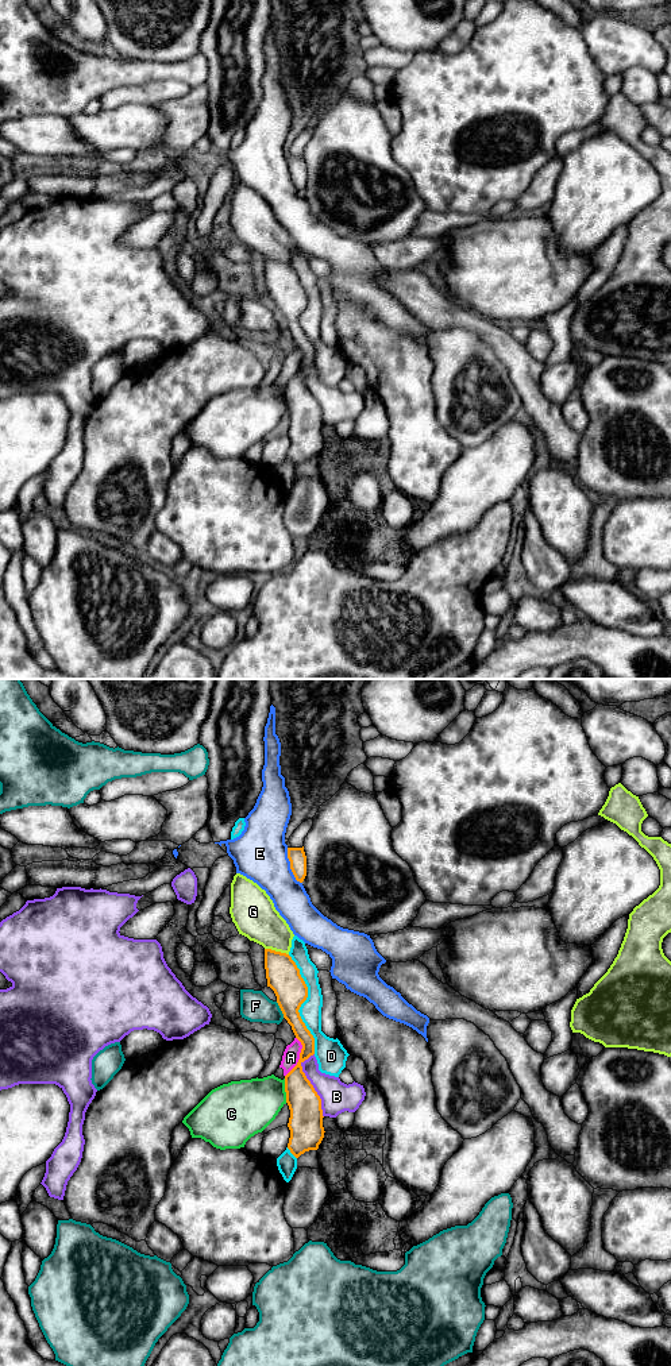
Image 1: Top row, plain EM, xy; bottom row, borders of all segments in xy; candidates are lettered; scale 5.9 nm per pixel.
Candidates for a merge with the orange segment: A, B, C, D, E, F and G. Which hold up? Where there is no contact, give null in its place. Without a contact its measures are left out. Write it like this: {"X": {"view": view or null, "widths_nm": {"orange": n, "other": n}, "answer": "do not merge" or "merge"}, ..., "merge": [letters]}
{"A": {"view": "xy", "widths_nm": {"orange": 190, "other": 100}, "answer": "do not merge"}, "B": {"view": "xy", "widths_nm": {"orange": 200, "other": 190}, "answer": "do not merge"}, "C": {"view": "xy", "widths_nm": {"orange": 200, "other": 320}, "answer": "do not merge"}, "D": {"view": "xy", "widths_nm": {"orange": 200, "other": 130}, "answer": "do not merge"}, "E": {"view": "xy", "widths_nm": {"orange": 100, "other": 320}, "answer": "do not merge"}, "F": {"view": "xy", "widths_nm": {"orange": 200, "other": 180}, "answer": "do not merge"}, "G": {"view": "xy", "widths_nm": {"orange": 200, "other": 260}, "answer": "do not merge"}, "merge": []}

